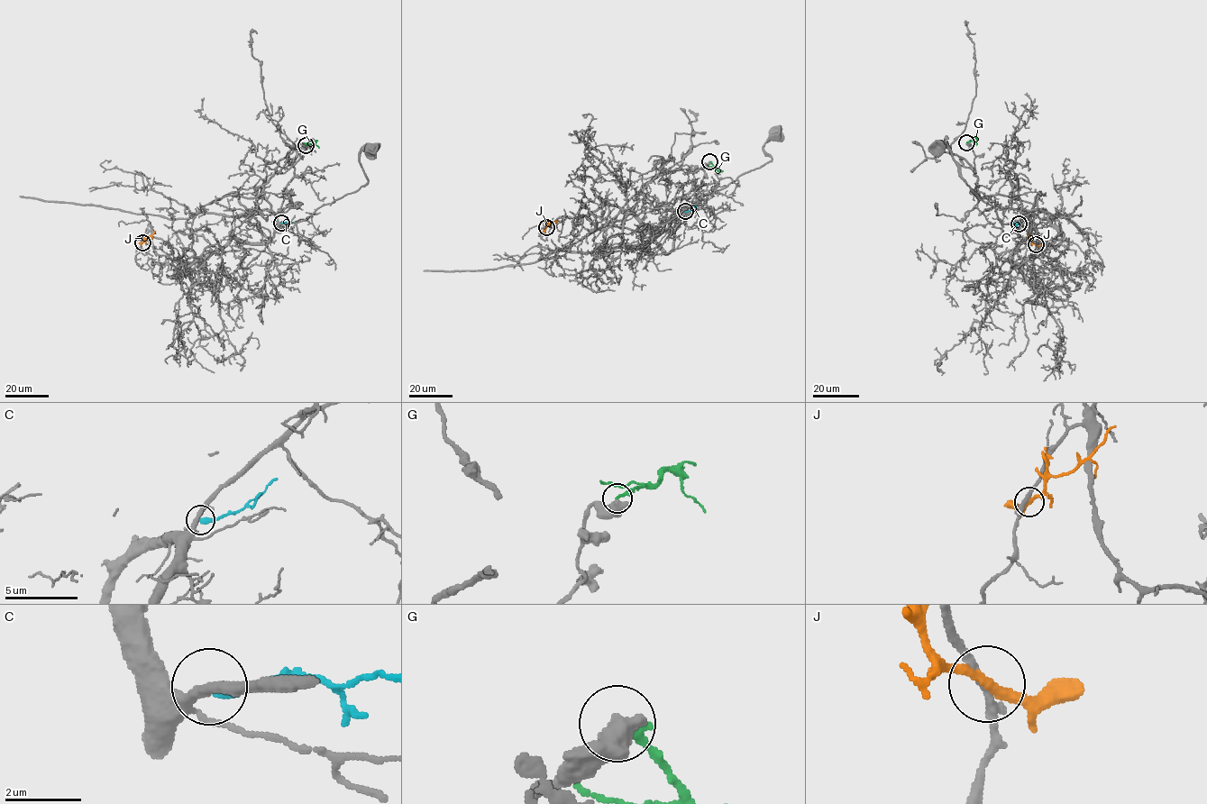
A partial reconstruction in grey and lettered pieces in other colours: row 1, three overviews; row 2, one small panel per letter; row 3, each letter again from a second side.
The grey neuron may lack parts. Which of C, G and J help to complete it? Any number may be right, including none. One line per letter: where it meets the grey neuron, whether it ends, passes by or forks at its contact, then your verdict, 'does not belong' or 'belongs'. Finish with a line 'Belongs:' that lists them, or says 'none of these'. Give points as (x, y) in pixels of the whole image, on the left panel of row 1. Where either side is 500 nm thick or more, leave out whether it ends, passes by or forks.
C: meets grey at (281, 223); it ends there; does not belong
G: meets grey at (306, 145); does not belong
J: meets grey at (142, 242); it passes by; does not belong
Belongs: none of these

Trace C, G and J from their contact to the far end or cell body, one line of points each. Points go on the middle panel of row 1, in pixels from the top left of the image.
C: (685, 211), (696, 205)
G: (709, 161), (722, 170)
J: (546, 227), (559, 221)

